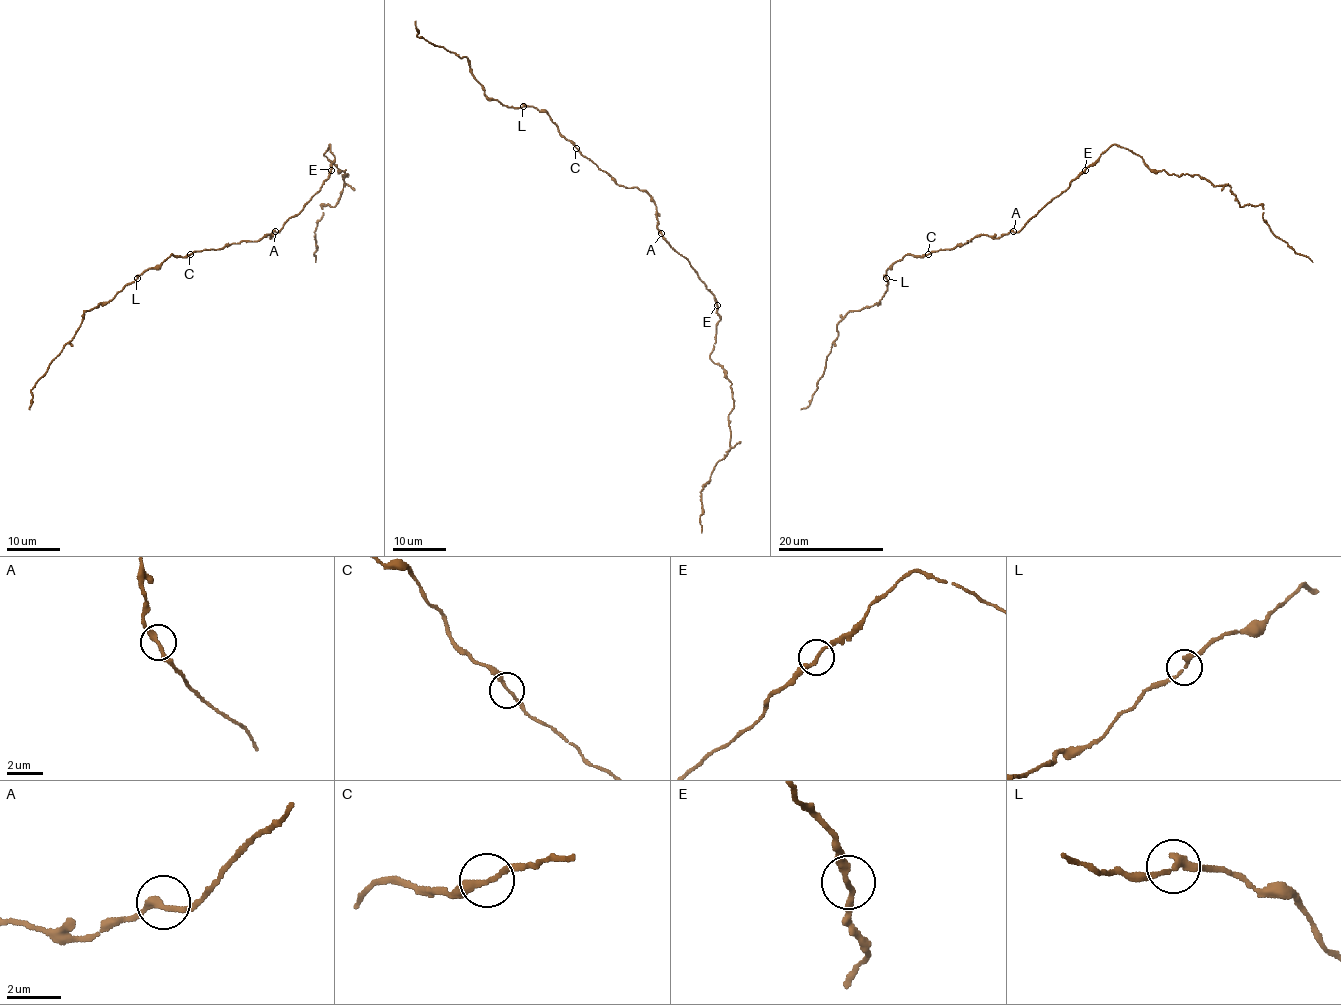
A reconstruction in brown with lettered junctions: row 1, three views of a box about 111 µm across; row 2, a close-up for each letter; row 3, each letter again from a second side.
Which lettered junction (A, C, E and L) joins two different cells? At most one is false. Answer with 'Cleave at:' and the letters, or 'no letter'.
Cleave at: no letter

